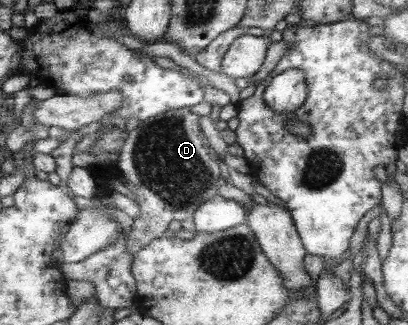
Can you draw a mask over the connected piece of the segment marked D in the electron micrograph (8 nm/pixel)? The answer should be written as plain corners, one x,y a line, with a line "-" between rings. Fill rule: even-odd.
189,108
162,113
140,122
135,129
127,132
126,140
119,154
118,172
121,182
136,196
141,213
134,219
128,240
128,250
133,257
146,248
153,240
162,238
172,220
192,218
195,212
209,200
220,194
220,164
223,160
211,147
207,134
201,127
202,116
190,112

